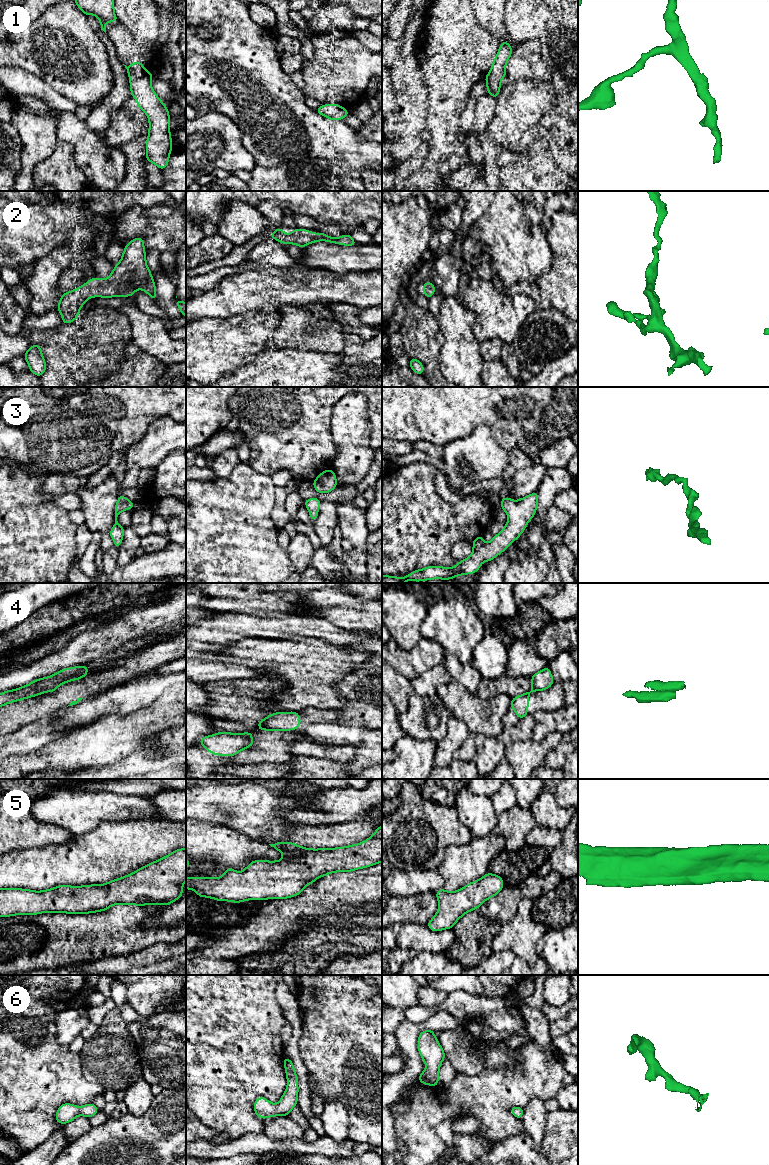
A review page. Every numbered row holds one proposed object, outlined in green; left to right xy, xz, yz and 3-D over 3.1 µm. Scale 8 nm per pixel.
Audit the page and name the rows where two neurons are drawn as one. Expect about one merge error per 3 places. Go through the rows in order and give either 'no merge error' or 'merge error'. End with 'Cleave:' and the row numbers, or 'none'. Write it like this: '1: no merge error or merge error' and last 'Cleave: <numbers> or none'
1: no merge error
2: no merge error
3: no merge error
4: merge error
5: no merge error
6: no merge error
Cleave: 4

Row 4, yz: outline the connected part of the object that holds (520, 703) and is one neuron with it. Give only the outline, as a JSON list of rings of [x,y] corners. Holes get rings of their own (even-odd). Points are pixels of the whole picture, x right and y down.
[[[531,689],[528,692],[525,692],[522,695],[516,696],[512,699],[510,708],[515,710],[516,715],[519,719],[522,719],[529,713],[527,712],[527,708],[529,706],[529,694],[534,693],[535,689]]]

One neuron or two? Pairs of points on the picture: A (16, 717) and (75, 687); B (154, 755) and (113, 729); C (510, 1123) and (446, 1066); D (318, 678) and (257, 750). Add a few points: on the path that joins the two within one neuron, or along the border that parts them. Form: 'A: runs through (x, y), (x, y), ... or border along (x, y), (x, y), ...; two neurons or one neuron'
A: runs through (31, 709), (60, 697); one neuron
B: border along (146, 735), (134, 750), (120, 760); two neurons
C: border along (456, 1072), (453, 1080), (447, 1087), (438, 1084); two neurons
D: border along (313, 707), (276, 713); two neurons

